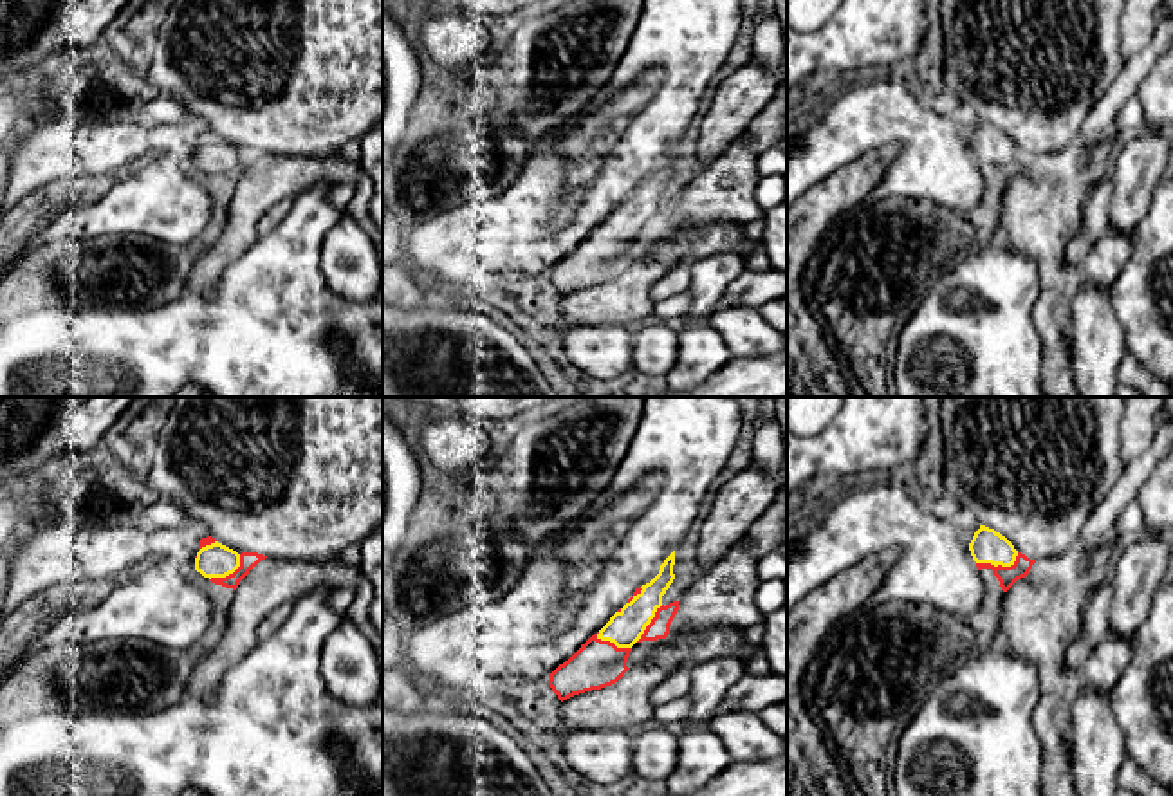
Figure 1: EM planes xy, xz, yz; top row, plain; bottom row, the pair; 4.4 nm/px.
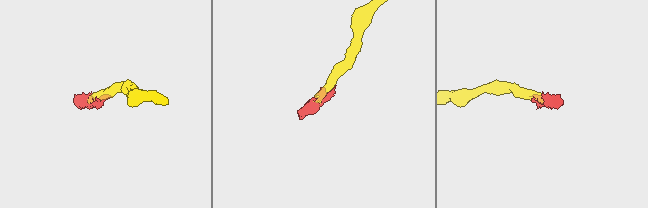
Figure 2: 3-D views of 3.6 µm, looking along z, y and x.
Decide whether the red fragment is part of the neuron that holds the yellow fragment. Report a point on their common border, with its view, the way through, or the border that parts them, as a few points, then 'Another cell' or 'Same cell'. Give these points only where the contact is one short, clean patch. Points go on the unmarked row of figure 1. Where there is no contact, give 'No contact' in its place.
Touches yellow at yz (998, 159). Path across: yz (988, 141), (998, 159), (1007, 172). Same cell

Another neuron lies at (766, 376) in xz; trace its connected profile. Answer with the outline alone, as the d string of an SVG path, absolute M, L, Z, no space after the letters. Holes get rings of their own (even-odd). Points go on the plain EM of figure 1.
M787 354L733 359L689 390L660 388L644 397L787 397Z

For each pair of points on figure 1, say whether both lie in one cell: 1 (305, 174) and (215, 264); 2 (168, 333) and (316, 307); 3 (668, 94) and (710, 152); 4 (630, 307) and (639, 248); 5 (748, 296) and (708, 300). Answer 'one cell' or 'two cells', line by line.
1: one cell
2: one cell
3: two cells
4: two cells
5: two cells

